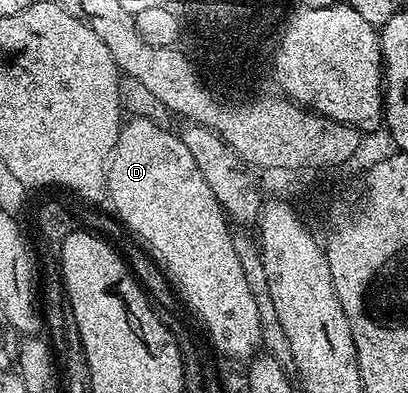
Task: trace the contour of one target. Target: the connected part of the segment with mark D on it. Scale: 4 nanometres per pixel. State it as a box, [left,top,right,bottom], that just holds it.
[107,117,261,360]

